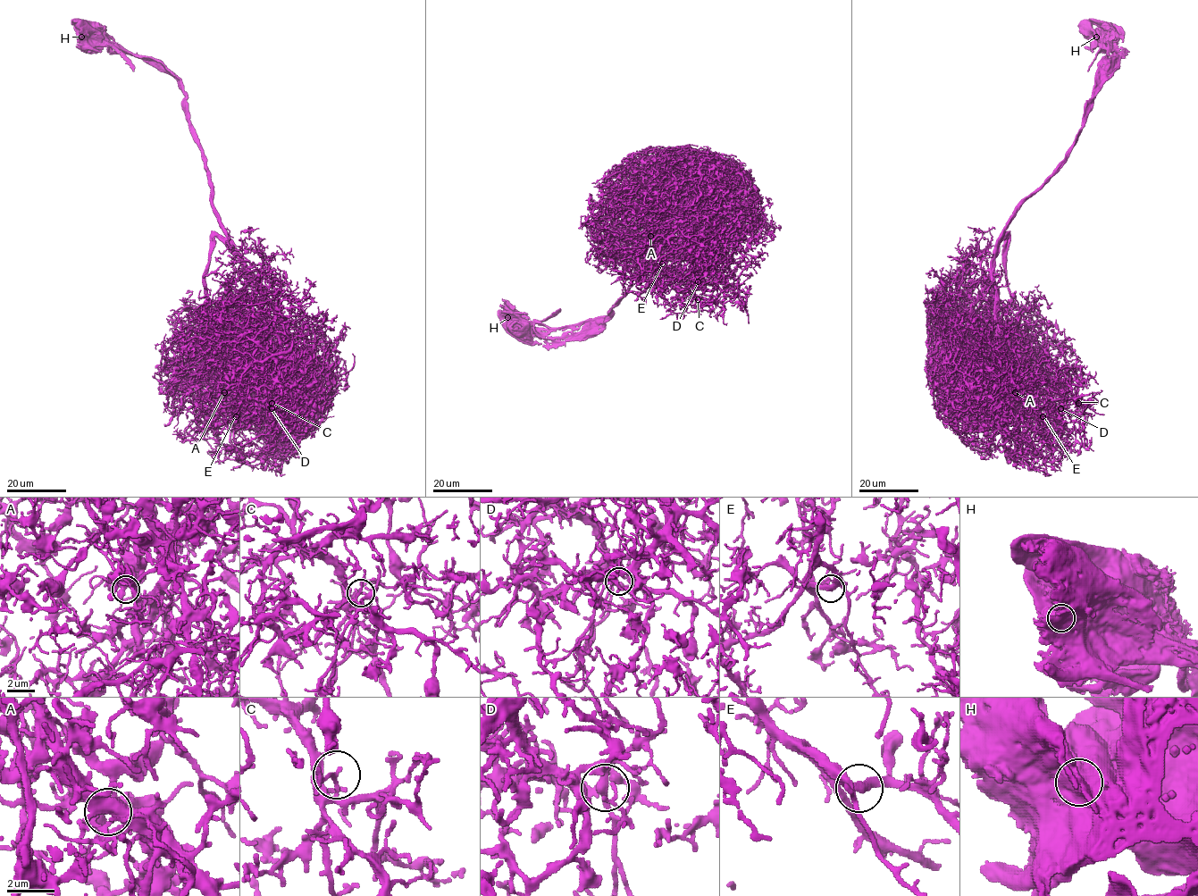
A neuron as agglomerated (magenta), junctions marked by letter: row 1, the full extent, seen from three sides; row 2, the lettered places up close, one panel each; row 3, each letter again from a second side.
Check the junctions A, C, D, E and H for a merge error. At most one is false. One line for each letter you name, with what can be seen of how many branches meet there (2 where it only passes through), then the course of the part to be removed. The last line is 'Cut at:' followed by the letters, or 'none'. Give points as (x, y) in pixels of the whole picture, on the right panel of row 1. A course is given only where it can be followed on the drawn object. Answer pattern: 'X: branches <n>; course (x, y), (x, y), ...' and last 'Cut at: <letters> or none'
H: branches 1; course (1096, 37), (1101, 42), (1099, 53), (1087, 71)
Cut at: H

